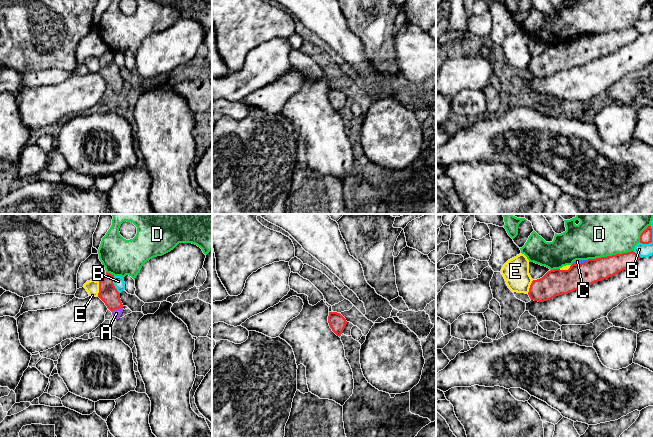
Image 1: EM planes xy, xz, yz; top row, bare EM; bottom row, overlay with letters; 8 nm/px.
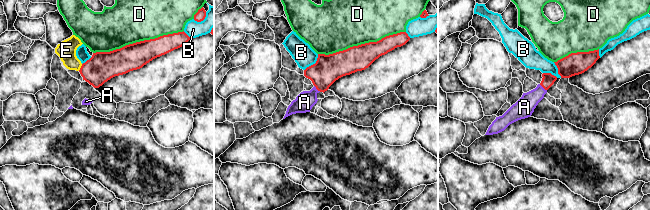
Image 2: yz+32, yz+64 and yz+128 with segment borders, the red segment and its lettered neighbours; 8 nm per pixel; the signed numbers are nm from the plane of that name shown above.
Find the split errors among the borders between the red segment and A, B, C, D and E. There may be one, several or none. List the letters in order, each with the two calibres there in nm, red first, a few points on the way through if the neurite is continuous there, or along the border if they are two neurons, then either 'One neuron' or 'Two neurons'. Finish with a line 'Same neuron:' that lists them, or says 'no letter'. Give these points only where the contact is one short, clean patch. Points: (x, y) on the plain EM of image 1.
A: Thickness 150 nm (red) against 70 nm. Path across: xy (108, 69), (116, 84), (116, 89). One neuron
B: Thickness 150 nm (red) against 90 nm. Two neurons
C: Thickness 200 nm (red) against 30 nm. Two neurons
D: Thickness 190 nm (red) against 280 nm. Two neurons
E: Thickness 150 nm (red) against 110 nm. Two neurons
Same neuron: A

